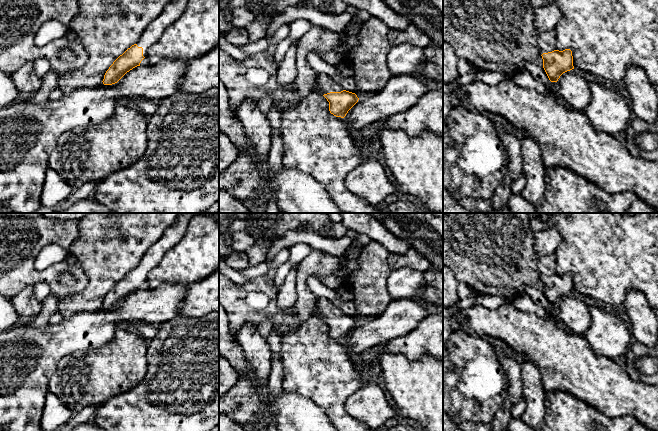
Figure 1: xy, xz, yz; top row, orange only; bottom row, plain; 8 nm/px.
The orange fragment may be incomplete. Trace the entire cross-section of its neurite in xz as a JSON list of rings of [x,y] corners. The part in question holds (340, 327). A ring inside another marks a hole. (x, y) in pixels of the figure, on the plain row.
[[[317,298],[314,310],[315,316],[327,323],[329,335],[336,341],[344,342],[359,324],[355,317],[346,315],[333,302],[324,298]]]

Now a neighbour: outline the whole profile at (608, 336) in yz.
[[[595,305],[589,311],[592,320],[583,337],[592,351],[612,360],[625,357],[631,346],[631,335],[623,320]]]

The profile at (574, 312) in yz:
[[[572,293],[563,297],[558,303],[558,314],[569,331],[583,336],[591,324],[588,305],[579,295]]]

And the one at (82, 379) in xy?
[[[118,326],[114,337],[103,347],[87,352],[76,351],[64,356],[49,380],[49,391],[74,413],[87,406],[99,406],[112,397],[137,386],[148,369],[148,342],[135,331]]]

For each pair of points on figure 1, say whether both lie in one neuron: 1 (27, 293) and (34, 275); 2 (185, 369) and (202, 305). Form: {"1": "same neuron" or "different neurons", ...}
{"1": "different neurons", "2": "different neurons"}

